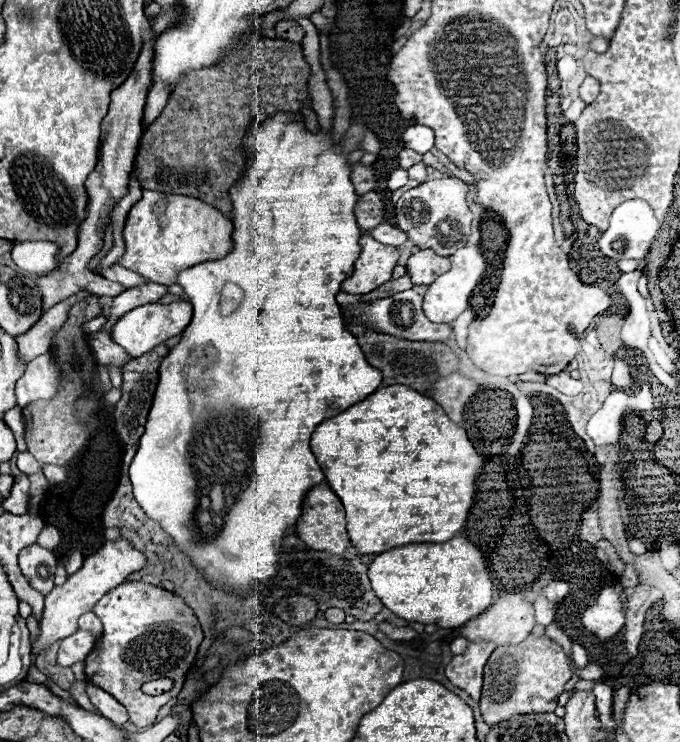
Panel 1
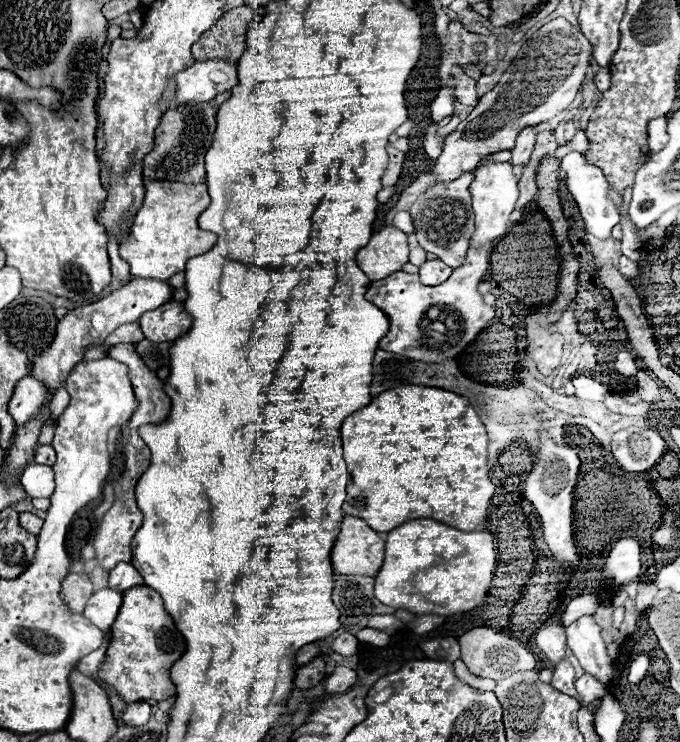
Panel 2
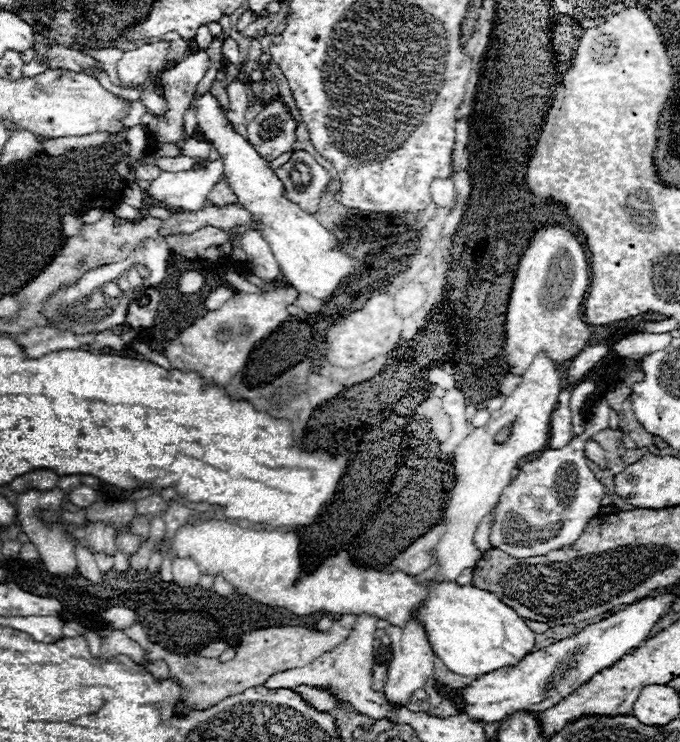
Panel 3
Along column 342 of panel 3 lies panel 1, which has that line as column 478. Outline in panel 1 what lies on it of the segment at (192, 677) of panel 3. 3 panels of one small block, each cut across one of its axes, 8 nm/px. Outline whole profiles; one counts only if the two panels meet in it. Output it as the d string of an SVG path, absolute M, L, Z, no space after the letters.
M522 590L500 592L500 596L482 614L478 614L472 620L468 620L460 628L460 636L468 638L468 640L496 642L498 646L510 646L510 644L518 644L518 642L526 640L528 634L532 632L534 624L536 624L536 620L534 620L534 606L524 600Z

